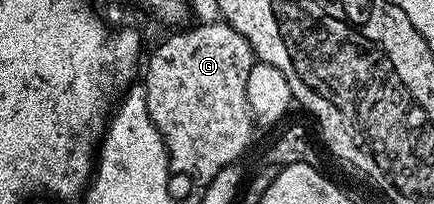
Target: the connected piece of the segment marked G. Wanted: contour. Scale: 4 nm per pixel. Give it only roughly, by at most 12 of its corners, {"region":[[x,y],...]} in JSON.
{"region":[[221,19],[174,31],[146,69],[171,174],[235,164],[254,48]]}

